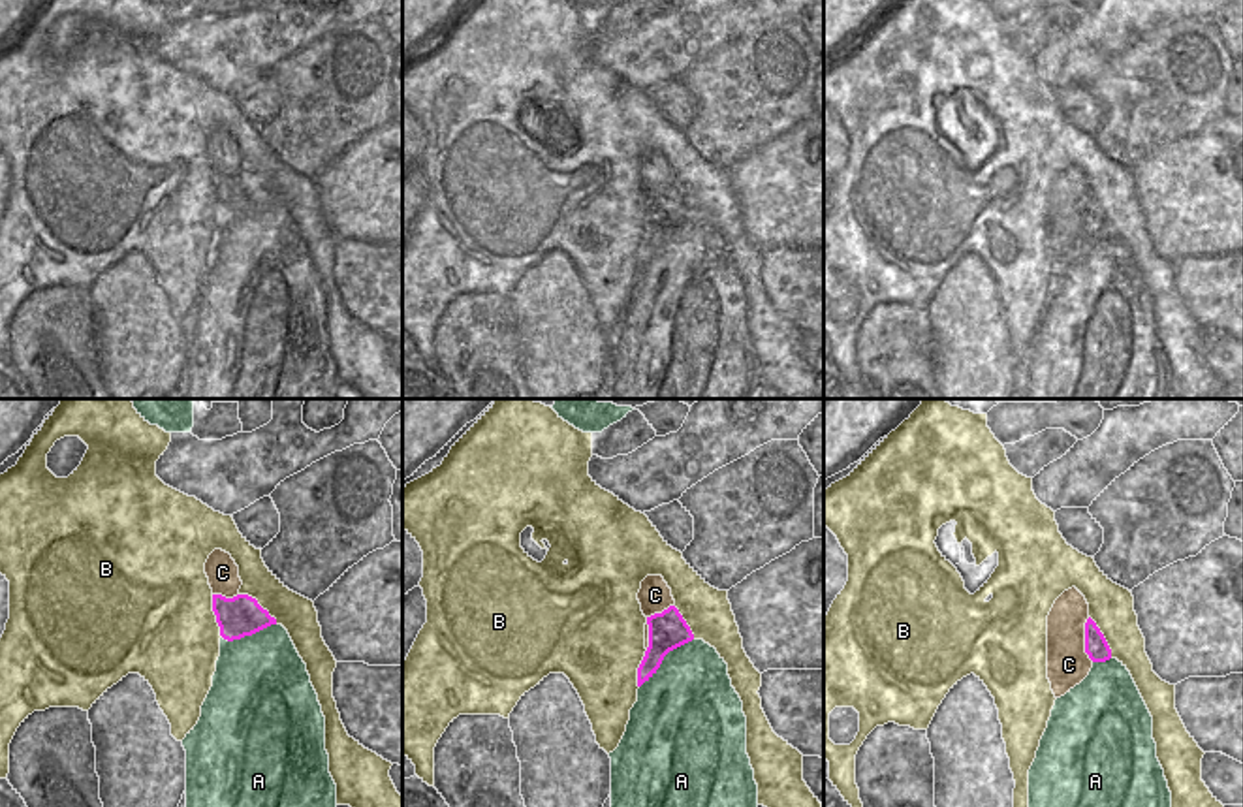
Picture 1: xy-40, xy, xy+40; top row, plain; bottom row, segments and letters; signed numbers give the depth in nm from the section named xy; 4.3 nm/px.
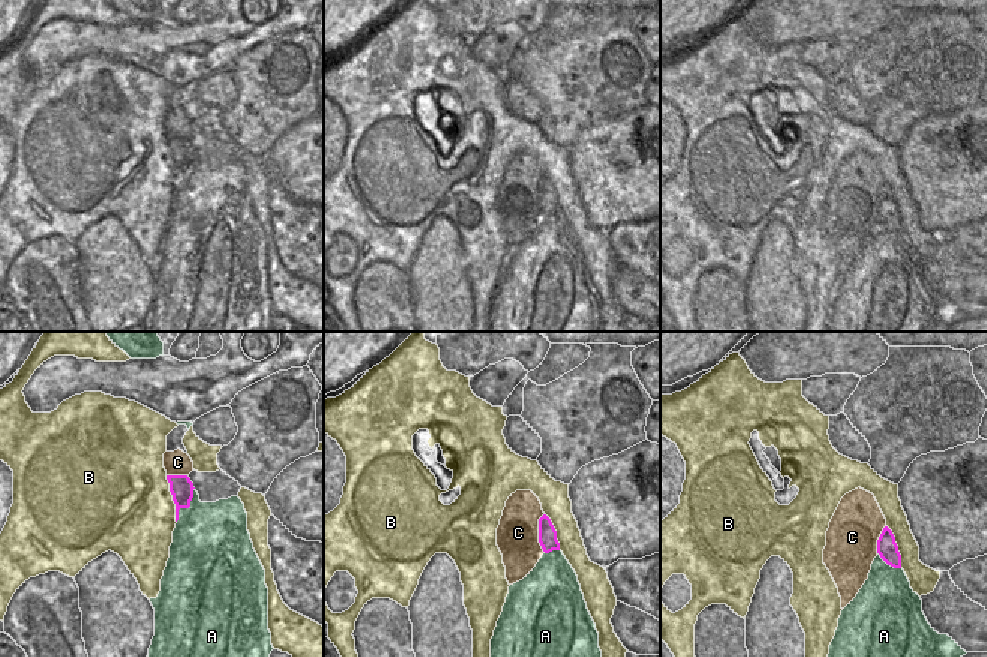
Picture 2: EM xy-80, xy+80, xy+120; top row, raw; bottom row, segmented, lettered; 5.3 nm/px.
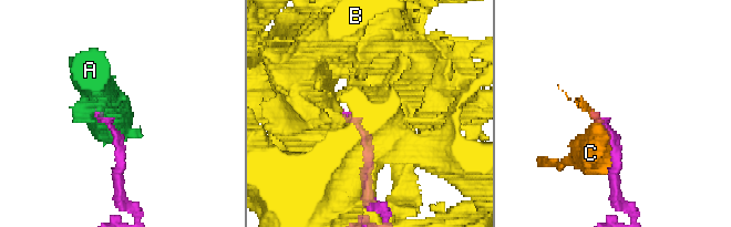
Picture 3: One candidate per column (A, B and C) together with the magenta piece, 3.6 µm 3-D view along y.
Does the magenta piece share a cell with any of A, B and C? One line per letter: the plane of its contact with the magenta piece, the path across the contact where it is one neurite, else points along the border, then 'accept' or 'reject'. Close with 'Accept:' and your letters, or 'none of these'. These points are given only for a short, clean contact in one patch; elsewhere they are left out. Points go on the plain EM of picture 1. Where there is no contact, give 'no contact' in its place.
A: meets magenta in xy; reject
B: meets magenta in xy-40; reject
C: meets magenta in xy+40; reject
Accept: none of these

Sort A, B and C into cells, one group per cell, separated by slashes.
A / B / C

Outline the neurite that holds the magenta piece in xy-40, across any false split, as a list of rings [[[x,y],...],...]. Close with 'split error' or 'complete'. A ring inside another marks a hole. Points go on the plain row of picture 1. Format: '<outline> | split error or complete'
[[[212,173],[212,190],[220,205],[220,214],[228,220],[252,214],[276,203],[276,198],[248,173],[237,173],[233,177]]] | complete

